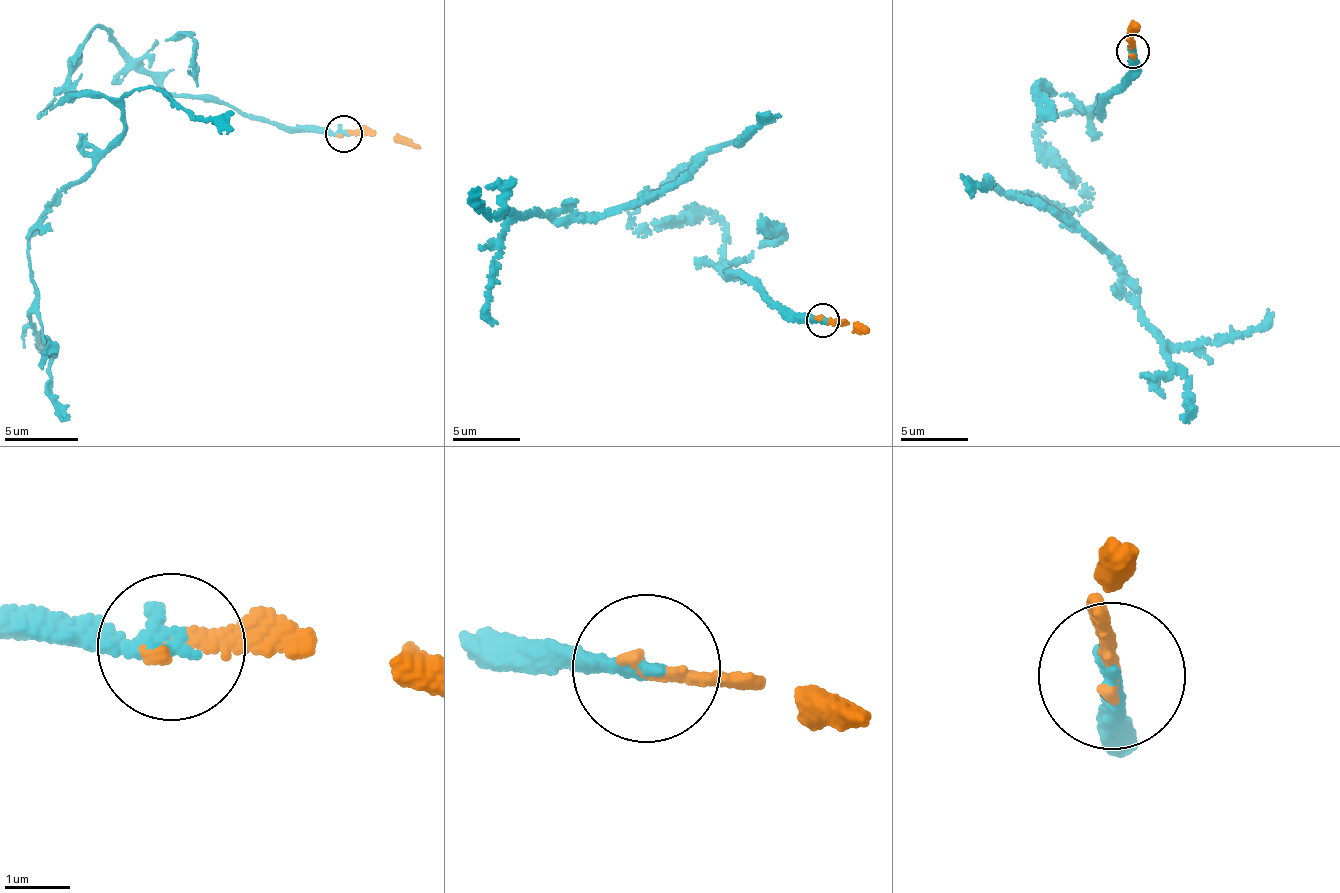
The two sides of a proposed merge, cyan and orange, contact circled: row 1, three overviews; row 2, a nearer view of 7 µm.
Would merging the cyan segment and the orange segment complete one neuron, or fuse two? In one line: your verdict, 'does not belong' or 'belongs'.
belongs

